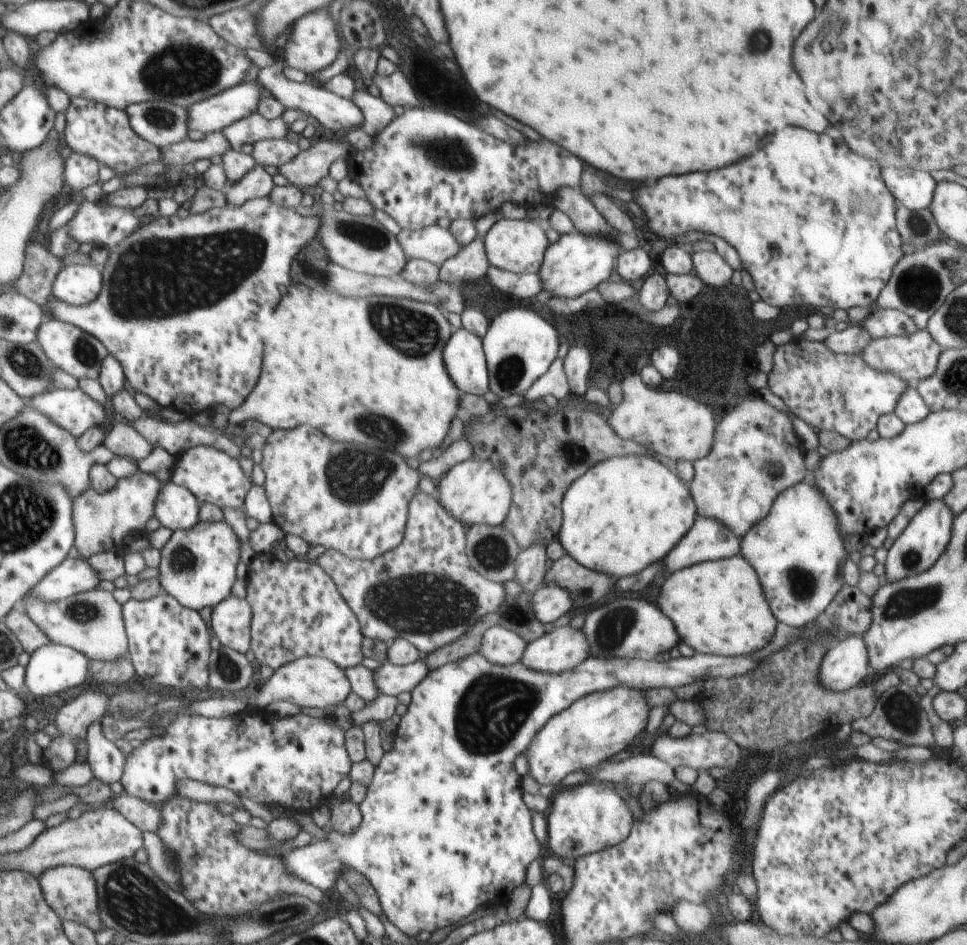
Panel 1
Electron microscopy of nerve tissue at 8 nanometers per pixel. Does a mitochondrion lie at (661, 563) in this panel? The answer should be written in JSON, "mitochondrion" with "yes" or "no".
{"mitochondrion":"no"}

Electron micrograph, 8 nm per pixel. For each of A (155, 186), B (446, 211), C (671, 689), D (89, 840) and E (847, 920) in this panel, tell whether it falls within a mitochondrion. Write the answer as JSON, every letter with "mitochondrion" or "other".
{"A":"other","B":"other","C":"other","D":"other","E":"other"}

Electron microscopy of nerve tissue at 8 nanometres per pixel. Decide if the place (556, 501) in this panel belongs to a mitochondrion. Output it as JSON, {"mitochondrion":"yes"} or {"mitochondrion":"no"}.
{"mitochondrion":"no"}

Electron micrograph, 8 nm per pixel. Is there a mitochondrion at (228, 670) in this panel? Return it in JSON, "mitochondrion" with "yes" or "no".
{"mitochondrion":"yes"}

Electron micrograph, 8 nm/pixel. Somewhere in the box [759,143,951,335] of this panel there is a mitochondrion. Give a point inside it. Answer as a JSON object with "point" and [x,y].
{"point":[917,285]}

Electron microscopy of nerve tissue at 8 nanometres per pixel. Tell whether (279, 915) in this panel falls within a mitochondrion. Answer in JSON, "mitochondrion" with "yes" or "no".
{"mitochondrion":"yes"}

